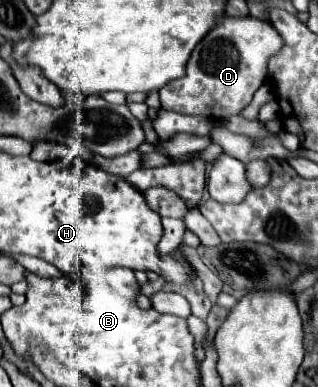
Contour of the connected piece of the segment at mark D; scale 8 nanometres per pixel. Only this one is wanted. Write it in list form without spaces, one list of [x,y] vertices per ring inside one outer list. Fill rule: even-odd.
[[[217,16],[215,26],[191,52],[185,66],[185,76],[165,84],[159,90],[161,108],[179,114],[199,114],[215,120],[241,114],[257,88],[267,80],[267,60],[279,50],[279,46],[281,36],[265,20],[253,16]]]

